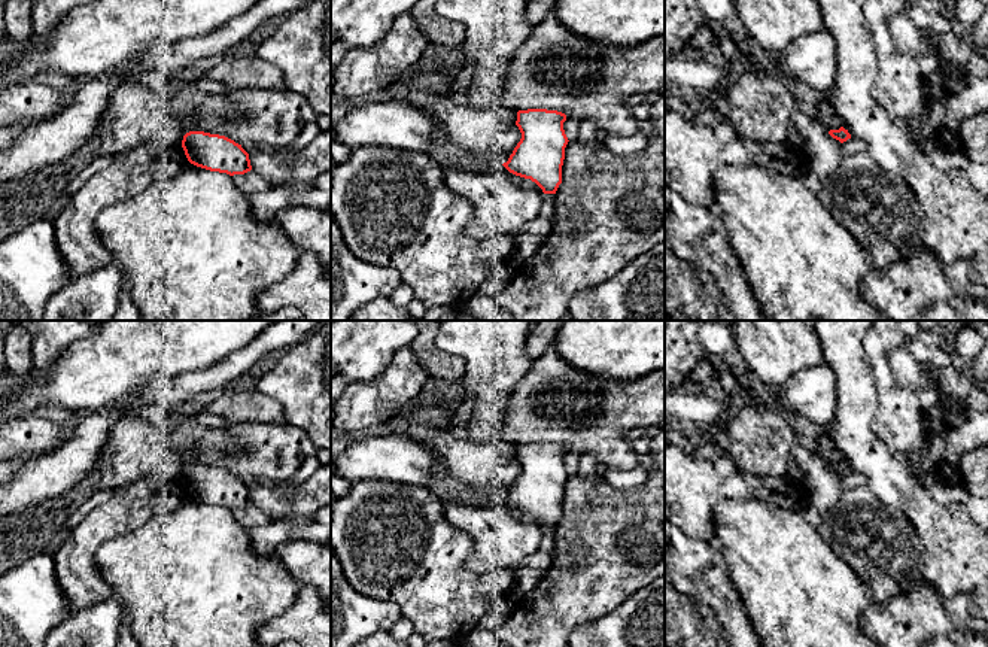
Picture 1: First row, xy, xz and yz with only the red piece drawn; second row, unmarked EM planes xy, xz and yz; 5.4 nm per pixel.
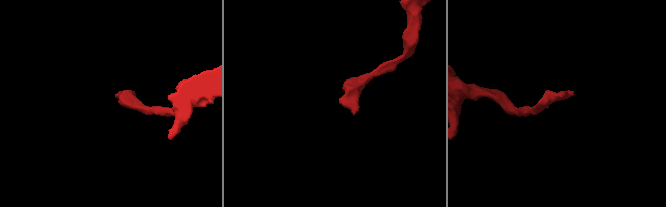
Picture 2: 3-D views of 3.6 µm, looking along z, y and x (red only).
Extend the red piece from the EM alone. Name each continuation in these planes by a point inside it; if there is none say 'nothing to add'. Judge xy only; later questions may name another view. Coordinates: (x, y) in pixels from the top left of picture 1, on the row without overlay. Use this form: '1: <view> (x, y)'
nothing to add

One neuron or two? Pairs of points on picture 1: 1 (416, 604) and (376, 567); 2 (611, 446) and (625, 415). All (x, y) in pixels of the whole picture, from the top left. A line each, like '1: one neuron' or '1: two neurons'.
1: one neuron
2: one neuron

